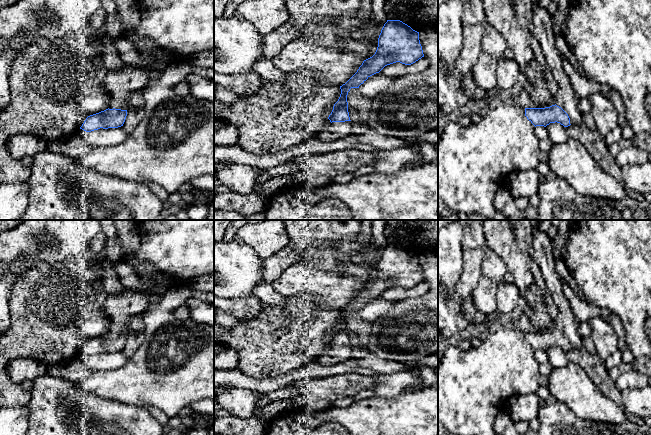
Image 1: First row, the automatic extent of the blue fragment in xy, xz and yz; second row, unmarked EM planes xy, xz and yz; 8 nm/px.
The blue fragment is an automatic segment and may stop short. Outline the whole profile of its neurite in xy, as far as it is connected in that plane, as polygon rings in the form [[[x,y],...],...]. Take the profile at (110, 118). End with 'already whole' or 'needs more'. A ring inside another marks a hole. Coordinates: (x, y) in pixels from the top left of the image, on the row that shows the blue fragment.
[[[126,64],[117,71],[105,71],[101,75],[101,82],[111,97],[109,108],[88,116],[80,129],[91,132],[100,128],[123,126],[132,94],[142,89],[149,81],[146,68],[131,64]]]; needs more

